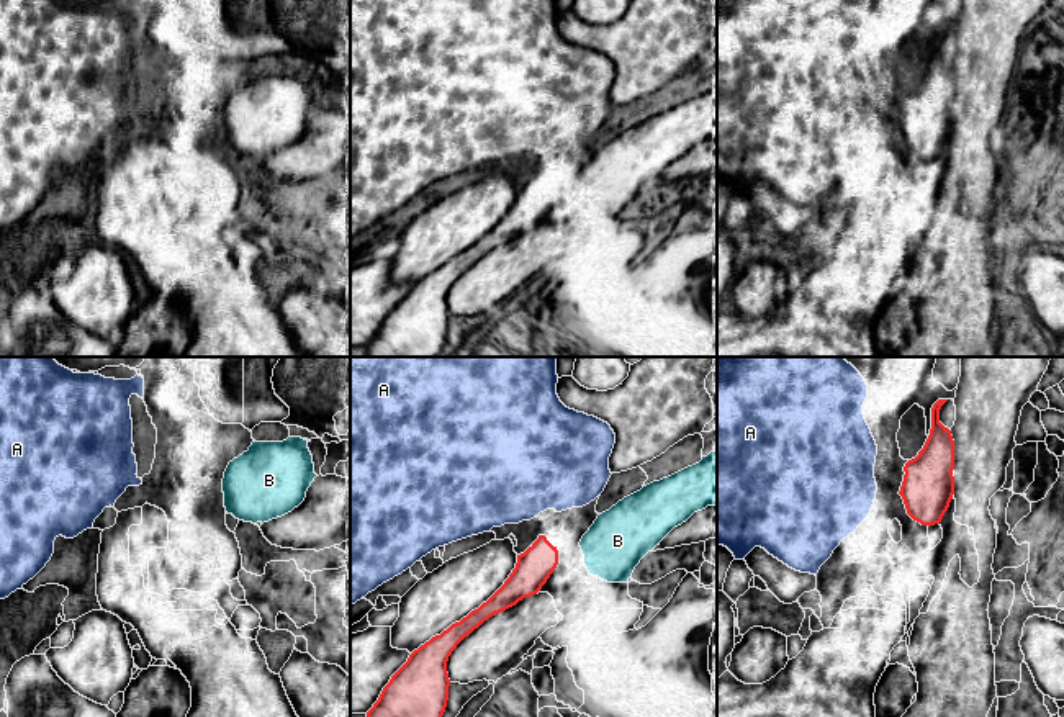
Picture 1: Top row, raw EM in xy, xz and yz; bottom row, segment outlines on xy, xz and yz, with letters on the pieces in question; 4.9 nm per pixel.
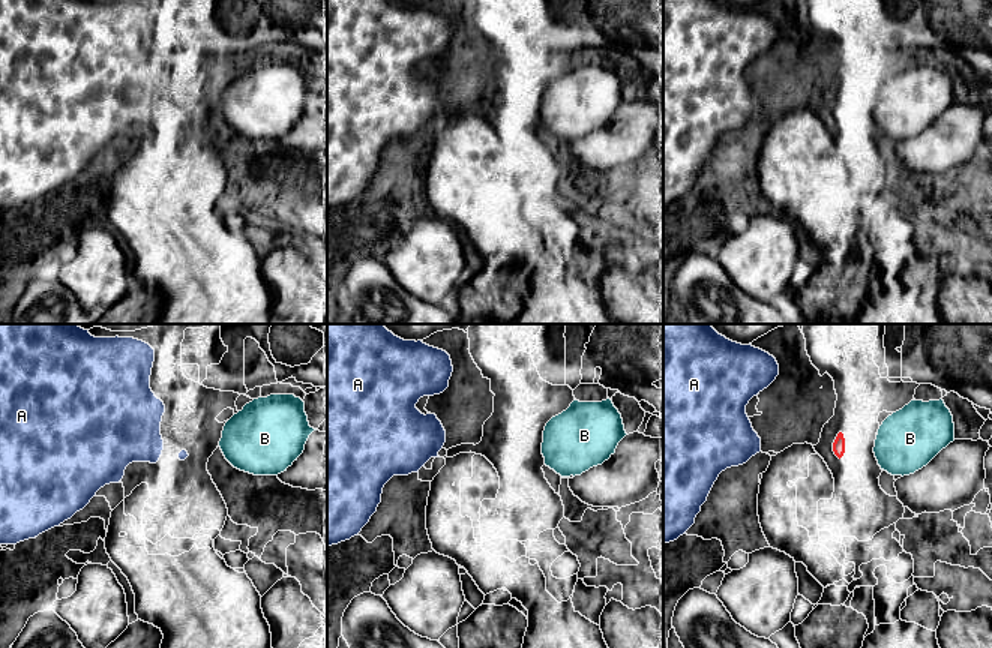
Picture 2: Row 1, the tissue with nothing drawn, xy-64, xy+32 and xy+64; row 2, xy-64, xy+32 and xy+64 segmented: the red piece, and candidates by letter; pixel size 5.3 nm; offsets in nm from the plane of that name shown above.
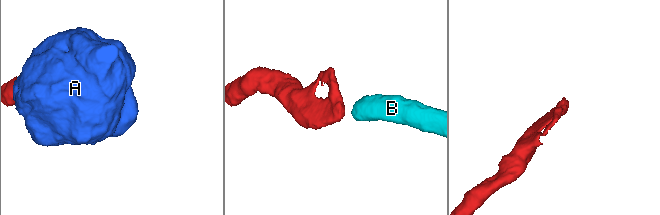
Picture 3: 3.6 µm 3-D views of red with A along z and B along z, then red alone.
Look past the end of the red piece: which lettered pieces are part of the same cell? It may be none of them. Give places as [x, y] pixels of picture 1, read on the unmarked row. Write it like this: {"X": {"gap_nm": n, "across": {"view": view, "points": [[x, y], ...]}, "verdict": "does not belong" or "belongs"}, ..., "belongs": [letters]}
{"A": {"gap_nm": 90, "across": {"view": "xz", "points": [[539, 169], [529, 153]]}, "verdict": "does not belong"}, "B": {"gap_nm": 110, "across": {"view": "xz", "points": [[557, 184], [580, 179]]}, "verdict": "belongs"}, "belongs": ["B"]}

